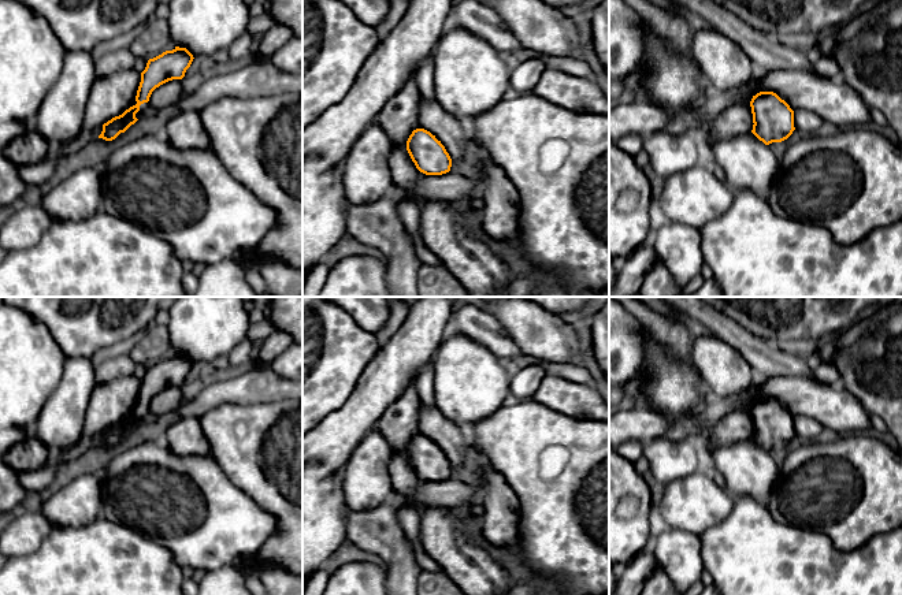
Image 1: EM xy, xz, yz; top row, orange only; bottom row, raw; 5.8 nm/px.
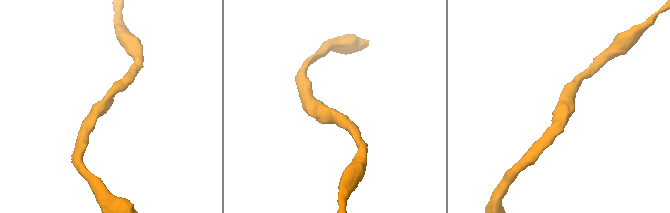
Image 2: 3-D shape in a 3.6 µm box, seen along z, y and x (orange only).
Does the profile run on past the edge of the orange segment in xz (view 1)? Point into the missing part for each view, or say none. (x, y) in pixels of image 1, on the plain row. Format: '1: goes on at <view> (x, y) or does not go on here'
1: does not go on here

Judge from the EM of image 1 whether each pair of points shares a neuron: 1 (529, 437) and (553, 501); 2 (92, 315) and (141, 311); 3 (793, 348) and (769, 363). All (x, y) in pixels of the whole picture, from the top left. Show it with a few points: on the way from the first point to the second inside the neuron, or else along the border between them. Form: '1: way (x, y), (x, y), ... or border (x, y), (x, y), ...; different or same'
1: way (529, 453), (529, 476), (537, 484); same
2: way (104, 311), (129, 311); same
3: border (776, 342), (784, 352), (804, 359); different

